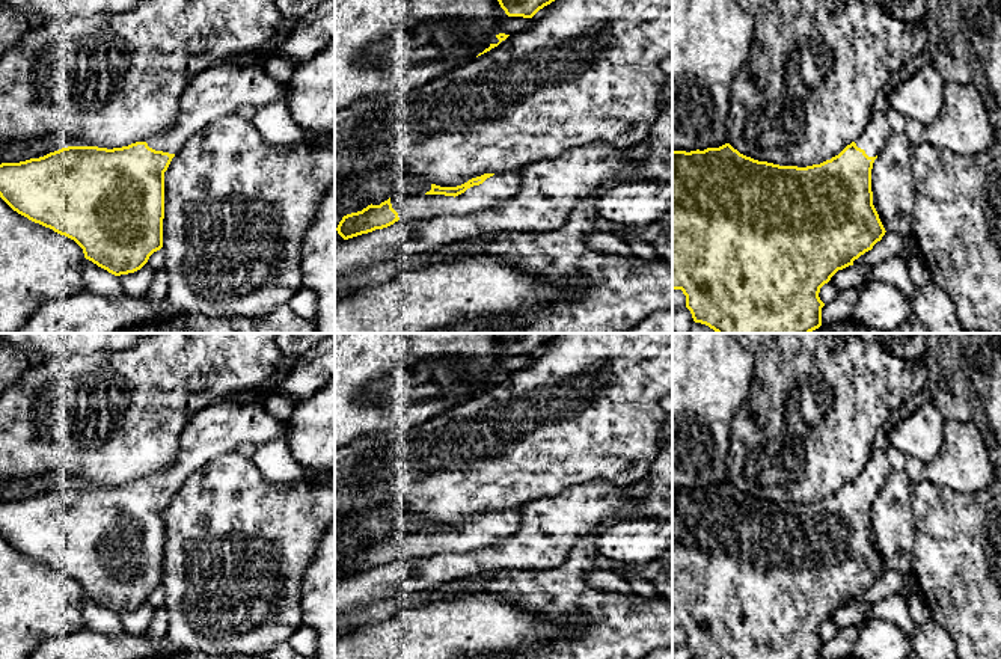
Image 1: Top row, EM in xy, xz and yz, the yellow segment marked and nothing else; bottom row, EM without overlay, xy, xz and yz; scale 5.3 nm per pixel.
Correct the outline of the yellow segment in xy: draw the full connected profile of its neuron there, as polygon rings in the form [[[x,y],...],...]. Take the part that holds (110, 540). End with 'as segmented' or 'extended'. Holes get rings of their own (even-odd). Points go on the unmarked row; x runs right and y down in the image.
[[[223,400],[196,413],[179,436],[175,464],[163,474],[122,486],[68,484],[39,496],[0,502],[0,535],[18,552],[74,578],[84,596],[115,614],[140,608],[149,594],[163,585],[164,510],[175,492],[211,458],[232,452],[241,443],[261,445],[285,437],[289,421],[273,418],[264,401]]] | extended

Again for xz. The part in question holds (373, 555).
[[[389,535],[380,543],[371,541],[362,549],[344,553],[336,569],[344,578],[348,578],[375,567],[387,566],[398,558],[398,550],[392,546]]] | as segmented

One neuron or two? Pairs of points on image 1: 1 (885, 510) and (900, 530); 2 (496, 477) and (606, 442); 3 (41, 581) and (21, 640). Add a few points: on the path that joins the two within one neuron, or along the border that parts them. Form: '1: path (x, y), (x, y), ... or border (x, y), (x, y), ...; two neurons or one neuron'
1: path (890, 514), (896, 525); one neuron
2: path (523, 450), (531, 442), (579, 442); one neuron
3: path (26, 596), (21, 602), (21, 625); one neuron

